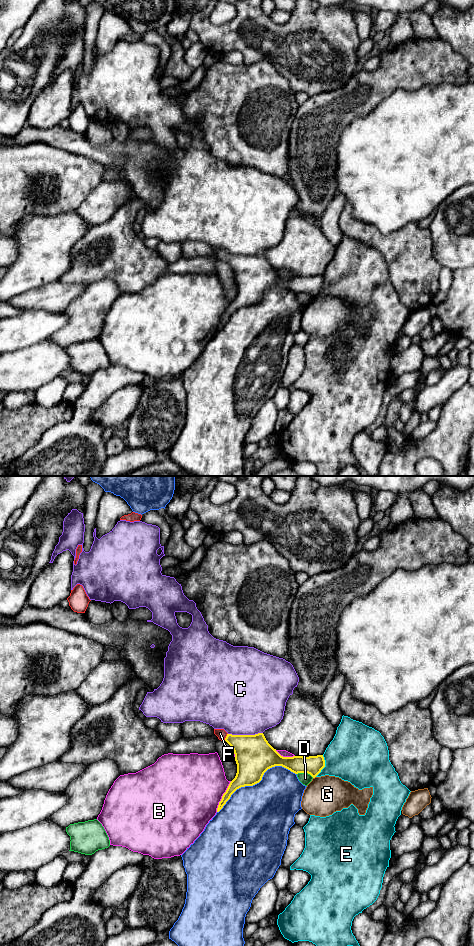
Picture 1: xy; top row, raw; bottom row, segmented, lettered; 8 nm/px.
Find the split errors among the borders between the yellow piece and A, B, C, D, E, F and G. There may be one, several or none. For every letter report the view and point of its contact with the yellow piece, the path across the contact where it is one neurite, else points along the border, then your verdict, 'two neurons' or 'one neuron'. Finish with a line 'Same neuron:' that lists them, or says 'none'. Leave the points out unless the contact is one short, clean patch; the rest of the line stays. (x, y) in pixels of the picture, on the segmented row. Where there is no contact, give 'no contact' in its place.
A: xy (256, 783) | two neurons
B: xy (222, 796) | two neurons
C: xy (245, 735) | two neurons
D: xy (305, 772) | two neurons
E: xy (324, 766) | along xy (323, 755), (324, 767), (315, 776) | two neurons
F: xy (226, 737) | across xy (252, 753), (241, 744), (226, 737), (220, 733) | one neuron
G: xy (314, 777) | two neurons
Same neuron: F

